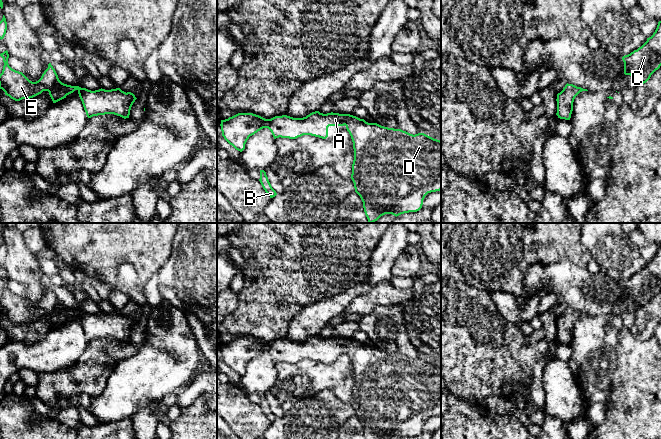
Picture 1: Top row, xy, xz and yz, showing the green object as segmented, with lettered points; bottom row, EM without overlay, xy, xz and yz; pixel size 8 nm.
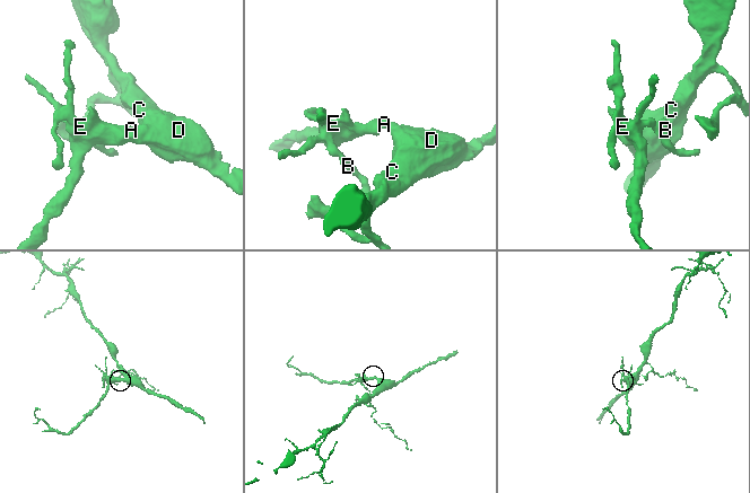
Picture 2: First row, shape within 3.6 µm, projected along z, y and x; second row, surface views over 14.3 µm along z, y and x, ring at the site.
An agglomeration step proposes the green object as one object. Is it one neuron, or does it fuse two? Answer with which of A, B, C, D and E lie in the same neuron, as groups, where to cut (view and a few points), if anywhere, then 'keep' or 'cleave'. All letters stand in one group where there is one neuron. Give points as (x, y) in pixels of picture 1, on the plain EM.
A B C D E | no cut | keep

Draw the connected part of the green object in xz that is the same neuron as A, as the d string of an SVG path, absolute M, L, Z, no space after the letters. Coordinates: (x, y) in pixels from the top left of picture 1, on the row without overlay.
M315 335L303 342L287 339L265 343L253 337L238 337L221 344L224 363L236 374L242 376L250 360L263 352L268 352L274 363L296 363L311 359L326 363L329 350L346 350L354 373L351 403L355 416L363 426L365 439L401 439L417 436L422 432L428 417L441 414L441 365L424 357L410 358L401 353L368 347L350 338Z

